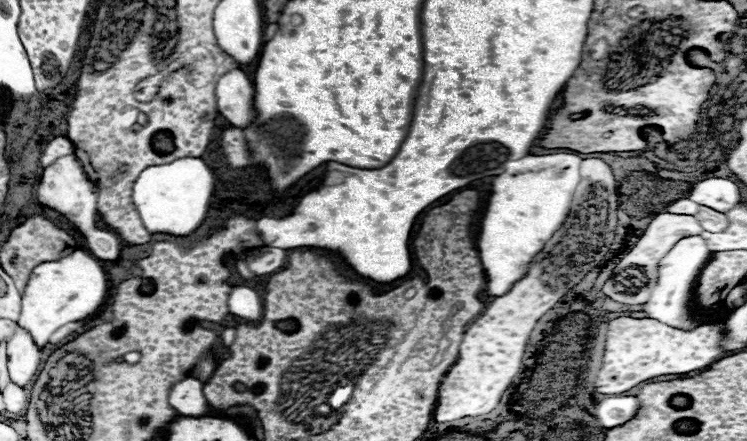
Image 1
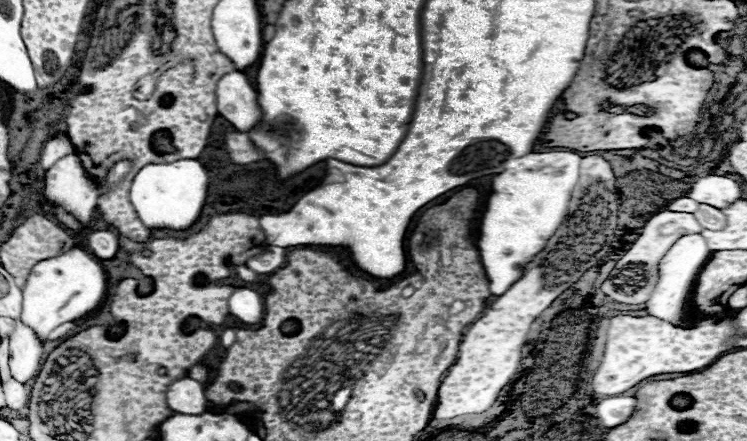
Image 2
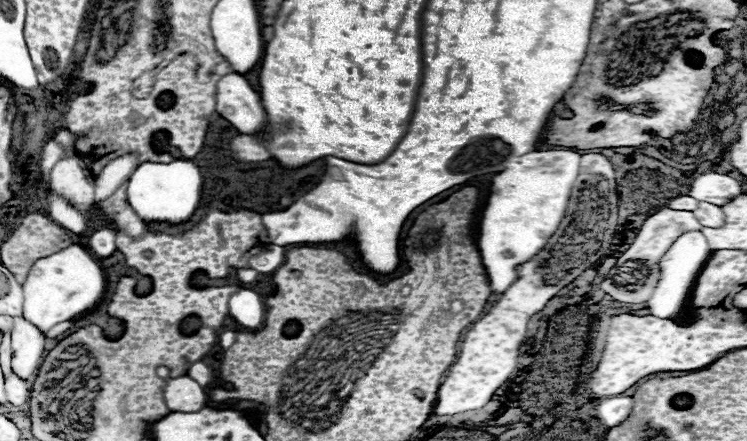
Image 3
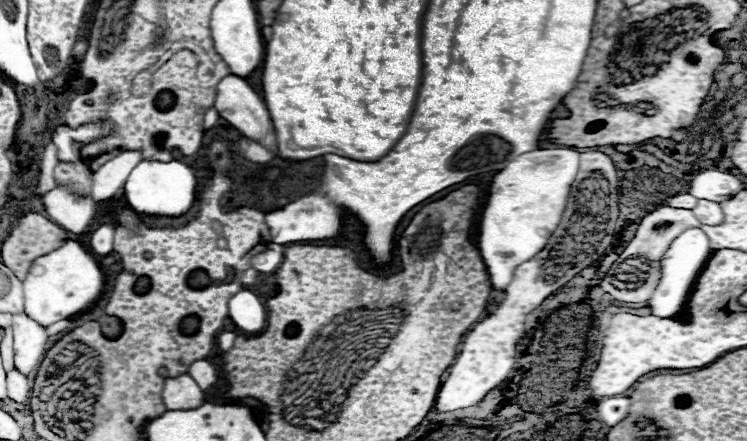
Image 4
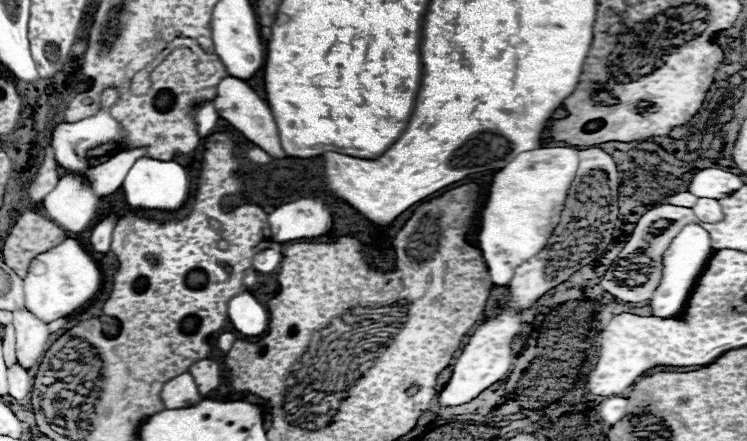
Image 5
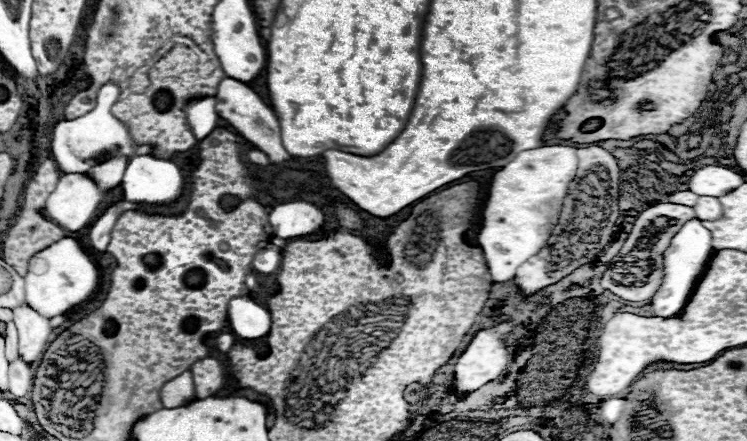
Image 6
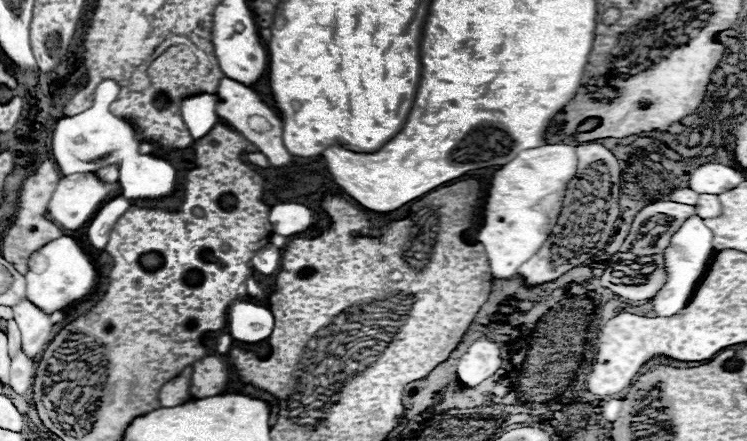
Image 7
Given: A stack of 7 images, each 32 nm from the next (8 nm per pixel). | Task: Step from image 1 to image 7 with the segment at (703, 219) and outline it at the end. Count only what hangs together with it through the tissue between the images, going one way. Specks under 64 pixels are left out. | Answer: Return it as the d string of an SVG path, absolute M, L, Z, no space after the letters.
M700 194L698 198L698 204L696 204L696 214L700 218L716 218L722 214L722 206L720 206L720 200L718 196L712 196L712 194Z

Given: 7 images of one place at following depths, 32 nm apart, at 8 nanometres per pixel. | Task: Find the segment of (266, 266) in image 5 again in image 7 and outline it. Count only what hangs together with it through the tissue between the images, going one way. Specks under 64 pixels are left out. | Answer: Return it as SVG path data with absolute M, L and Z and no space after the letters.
M266 246L260 248L252 258L252 268L260 274L274 274L280 268L280 248Z

